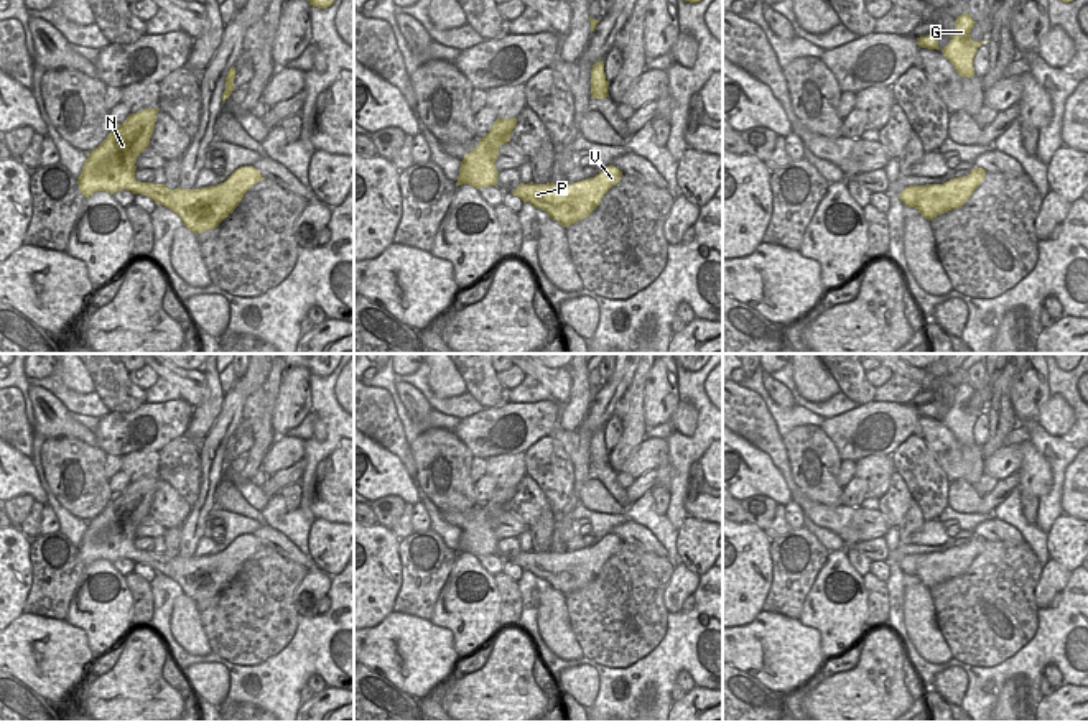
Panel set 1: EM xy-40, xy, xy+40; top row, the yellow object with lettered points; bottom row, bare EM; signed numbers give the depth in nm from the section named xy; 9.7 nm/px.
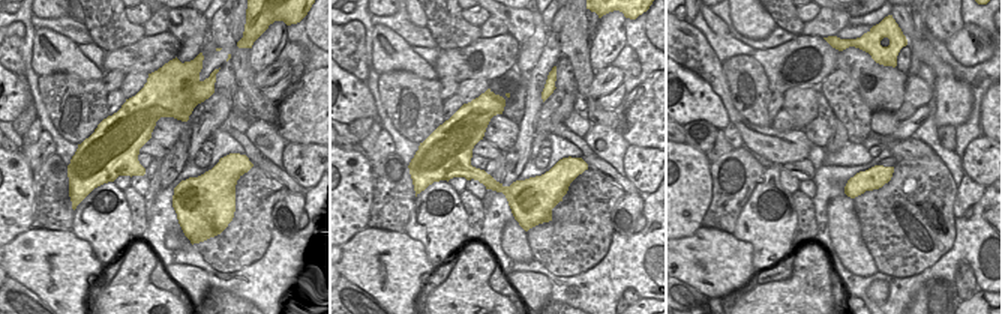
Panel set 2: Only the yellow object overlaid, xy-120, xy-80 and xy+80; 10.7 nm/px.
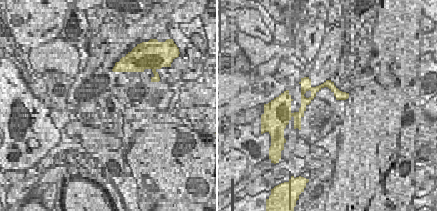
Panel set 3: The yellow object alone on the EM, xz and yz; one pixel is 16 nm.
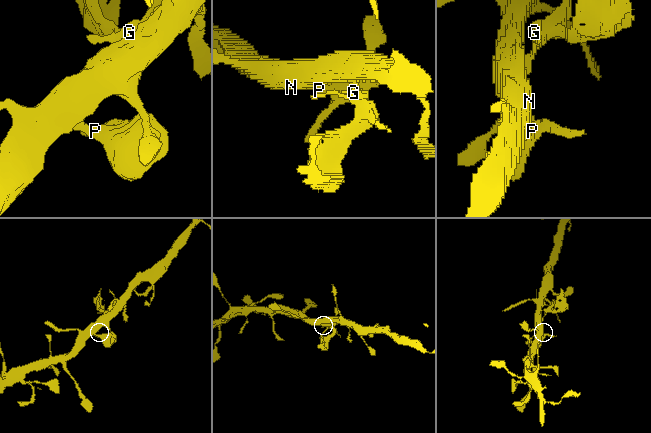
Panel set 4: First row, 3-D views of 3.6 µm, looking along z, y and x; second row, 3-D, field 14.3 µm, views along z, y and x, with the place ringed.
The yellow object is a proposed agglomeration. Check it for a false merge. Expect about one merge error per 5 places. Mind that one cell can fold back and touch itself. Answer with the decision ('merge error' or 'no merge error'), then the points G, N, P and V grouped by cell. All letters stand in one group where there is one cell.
no merge error; groups G N P V

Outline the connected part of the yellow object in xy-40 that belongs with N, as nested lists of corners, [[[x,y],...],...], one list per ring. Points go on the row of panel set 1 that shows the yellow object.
[[[156,109],[130,113],[91,153],[77,178],[84,197],[97,191],[117,192],[122,189],[145,194],[156,204],[176,212],[183,225],[196,234],[216,229],[242,201],[244,194],[265,179],[253,166],[237,168],[224,183],[201,189],[168,189],[165,184],[135,179],[137,158],[150,146],[156,122]]]

